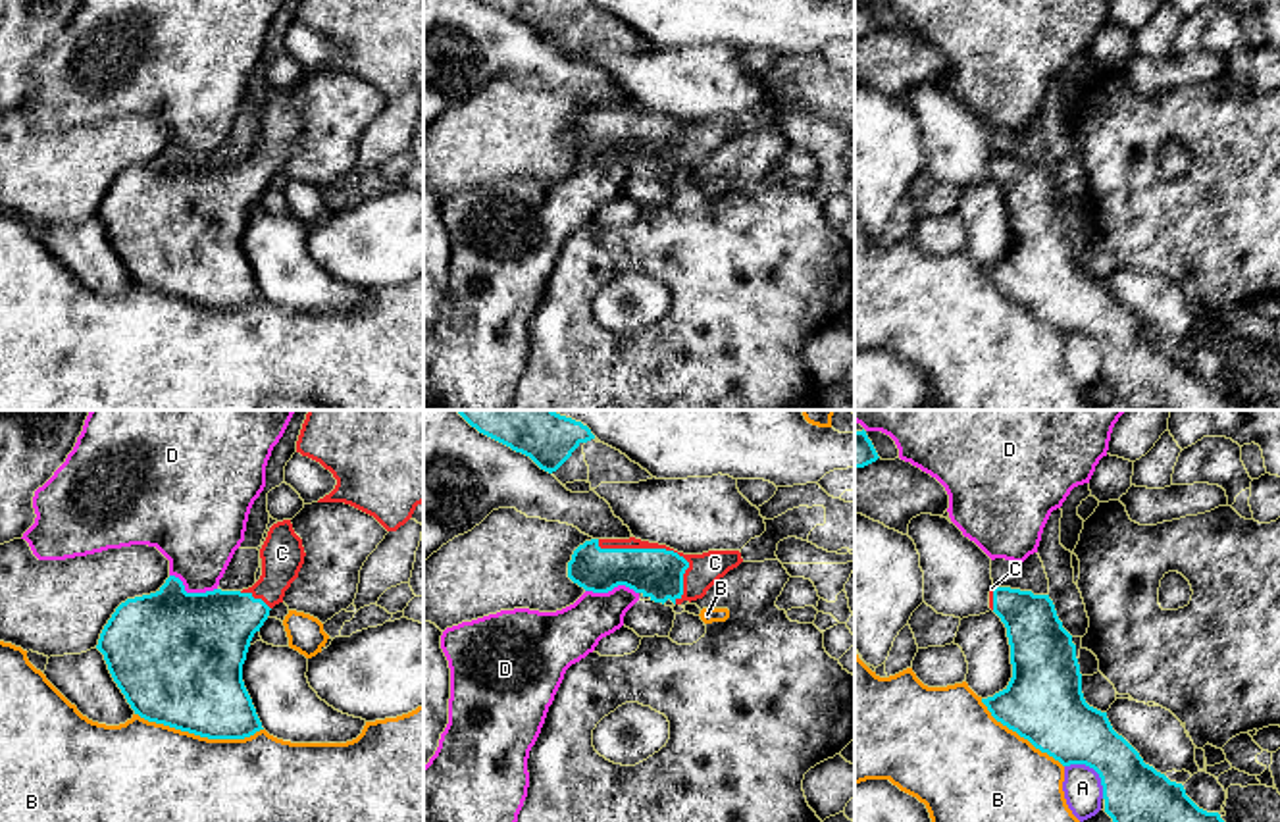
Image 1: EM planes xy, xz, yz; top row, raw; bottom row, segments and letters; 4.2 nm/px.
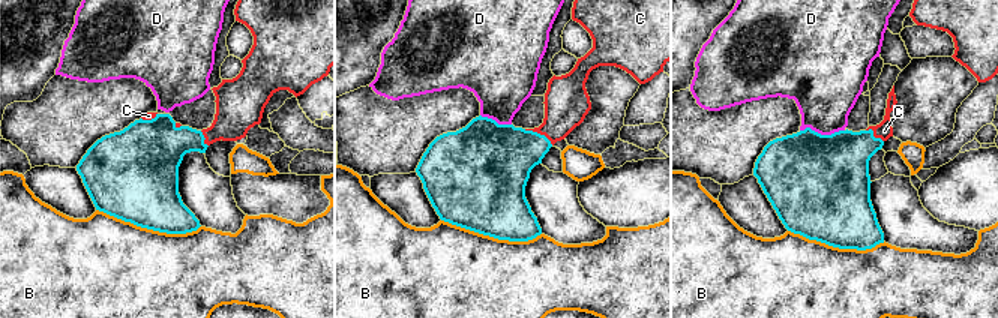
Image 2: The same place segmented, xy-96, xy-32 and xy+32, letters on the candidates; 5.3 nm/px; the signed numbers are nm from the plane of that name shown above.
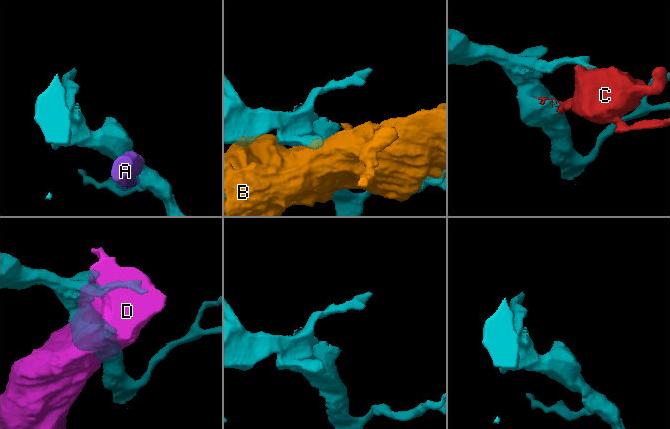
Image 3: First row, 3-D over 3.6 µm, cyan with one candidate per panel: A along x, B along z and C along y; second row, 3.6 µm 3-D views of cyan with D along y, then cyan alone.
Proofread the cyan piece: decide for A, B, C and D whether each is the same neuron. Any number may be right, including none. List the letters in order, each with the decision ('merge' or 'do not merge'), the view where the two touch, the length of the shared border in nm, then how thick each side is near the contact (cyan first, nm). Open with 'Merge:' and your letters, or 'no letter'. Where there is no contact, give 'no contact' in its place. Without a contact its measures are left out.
Merge: C
A: do not merge; meets cyan in yz; contact 220 nm long; 280 nm thick on the cyan side, 160 nm on the other
B: do not merge; meets cyan in xy; contact 550 nm long; 440 nm thick on the cyan side, 480 nm on the other
C: merge; meets cyan in xz; contact 440 nm long; 200 nm thick on the cyan side, 140 nm on the other
D: do not merge; meets cyan in xy; contact 220 nm long; 500 nm thick on the cyan side, 320 nm on the other

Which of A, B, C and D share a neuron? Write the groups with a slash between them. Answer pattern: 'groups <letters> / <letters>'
groups A / B / C / D

